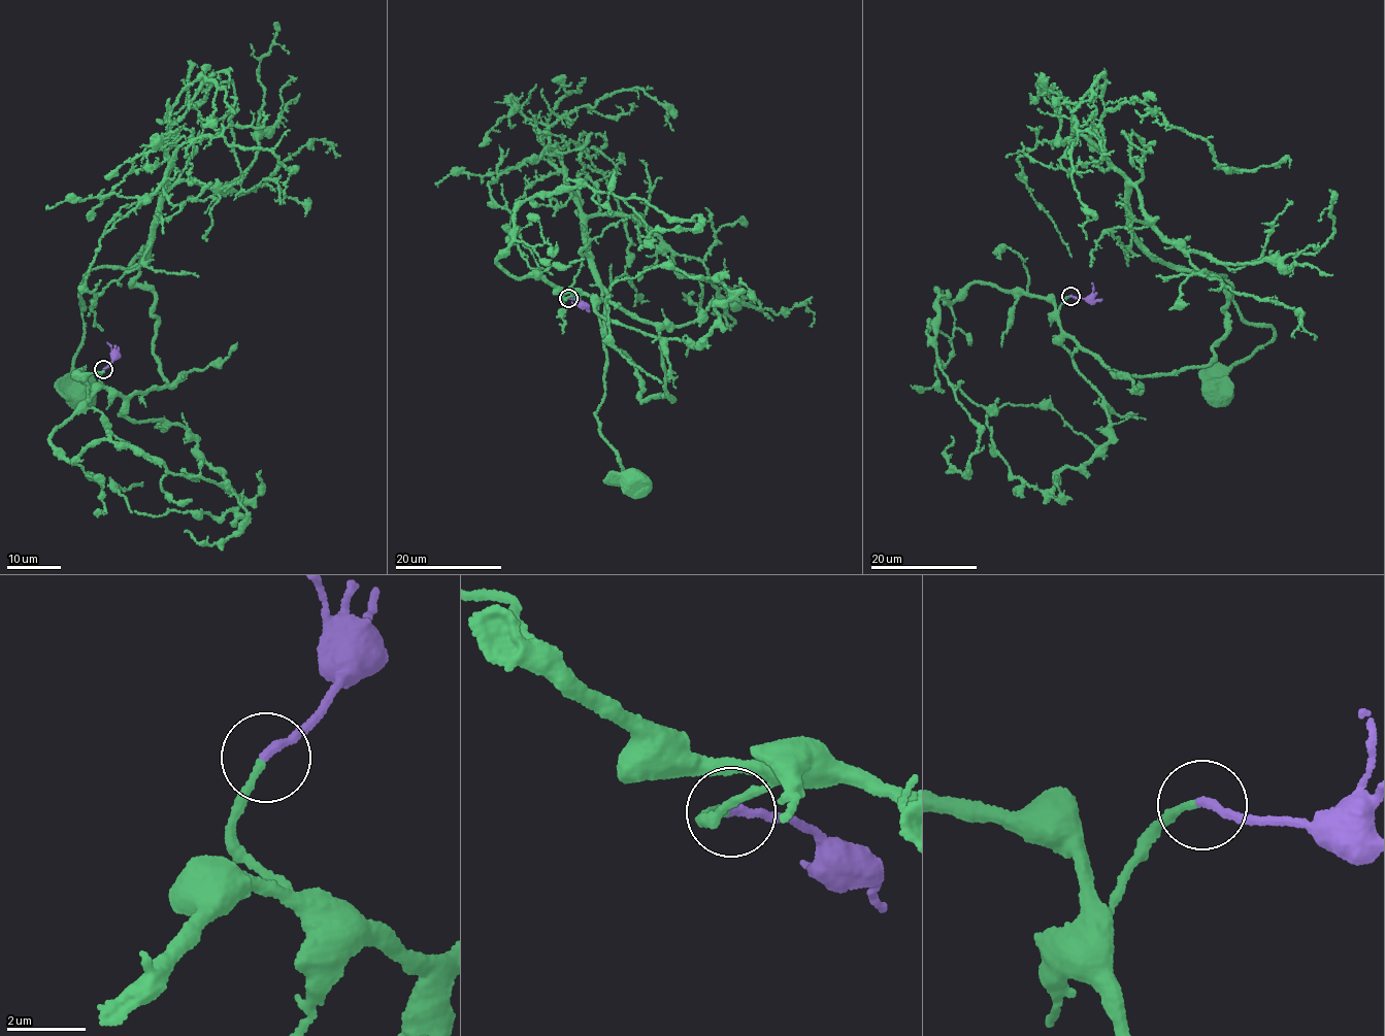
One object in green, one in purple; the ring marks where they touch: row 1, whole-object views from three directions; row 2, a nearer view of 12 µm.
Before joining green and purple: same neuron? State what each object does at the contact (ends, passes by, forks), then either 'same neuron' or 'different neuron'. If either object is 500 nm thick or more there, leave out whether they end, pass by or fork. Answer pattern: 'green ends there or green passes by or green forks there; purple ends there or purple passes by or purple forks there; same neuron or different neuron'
green ends there; purple ends there; same neuron

